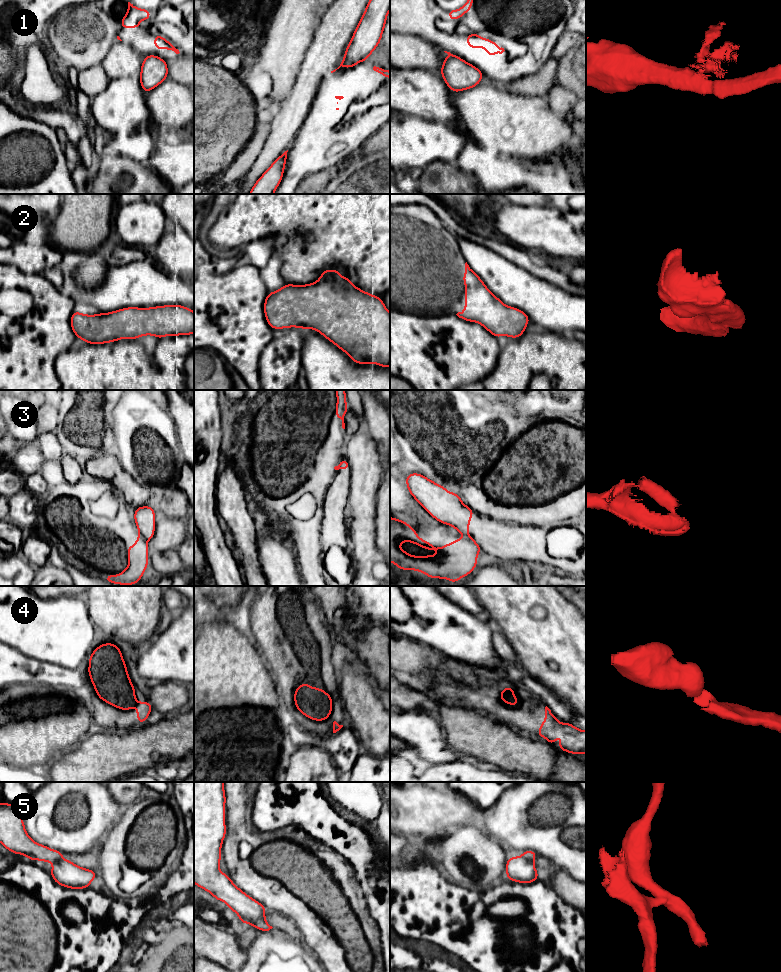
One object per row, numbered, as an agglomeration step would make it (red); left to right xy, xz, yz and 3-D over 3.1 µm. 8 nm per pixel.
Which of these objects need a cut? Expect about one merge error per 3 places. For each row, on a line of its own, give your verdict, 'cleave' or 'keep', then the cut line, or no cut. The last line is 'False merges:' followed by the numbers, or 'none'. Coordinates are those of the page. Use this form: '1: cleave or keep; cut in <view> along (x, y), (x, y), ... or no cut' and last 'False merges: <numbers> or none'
1: cleave; cut in xz along (344, 58), (341, 65)
2: keep; no cut
3: cleave; cut in xy along (140, 532), (146, 540)
4: keep; no cut
5: cleave; cut in yz along (523, 856), (532, 861)
False merges: 1, 3, 5

